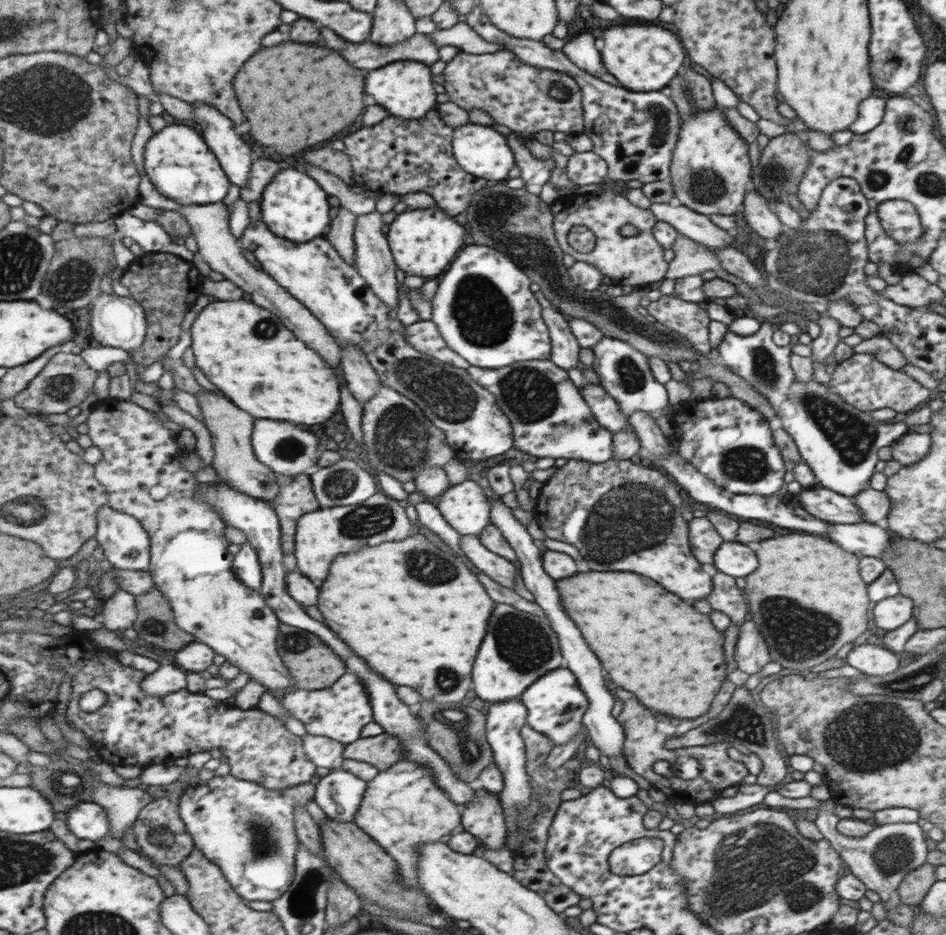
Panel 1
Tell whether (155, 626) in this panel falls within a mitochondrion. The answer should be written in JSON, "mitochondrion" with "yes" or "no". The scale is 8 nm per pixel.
{"mitochondrion":"yes"}

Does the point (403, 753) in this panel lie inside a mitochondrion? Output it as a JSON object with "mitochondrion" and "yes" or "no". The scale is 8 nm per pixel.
{"mitochondrion":"no"}

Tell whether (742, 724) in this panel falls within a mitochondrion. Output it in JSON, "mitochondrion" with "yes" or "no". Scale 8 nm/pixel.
{"mitochondrion":"yes"}

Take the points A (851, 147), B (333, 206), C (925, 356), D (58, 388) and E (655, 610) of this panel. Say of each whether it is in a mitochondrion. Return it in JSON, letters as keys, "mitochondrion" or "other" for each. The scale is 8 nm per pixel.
{"A":"other","B":"other","C":"other","D":"mitochondrion","E":"other"}

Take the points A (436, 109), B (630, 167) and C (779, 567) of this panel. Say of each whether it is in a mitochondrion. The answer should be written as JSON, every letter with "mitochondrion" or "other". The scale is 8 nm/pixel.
{"A":"other","B":"other","C":"other"}

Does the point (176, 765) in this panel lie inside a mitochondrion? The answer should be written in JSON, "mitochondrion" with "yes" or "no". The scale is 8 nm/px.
{"mitochondrion":"no"}

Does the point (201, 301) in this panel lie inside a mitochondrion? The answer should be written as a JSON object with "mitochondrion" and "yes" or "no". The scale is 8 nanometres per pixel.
{"mitochondrion":"no"}

